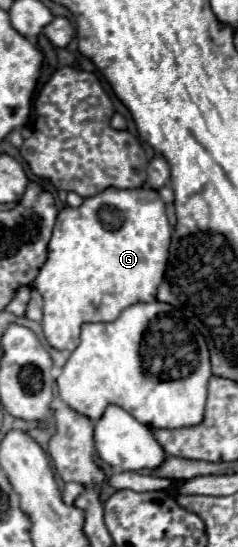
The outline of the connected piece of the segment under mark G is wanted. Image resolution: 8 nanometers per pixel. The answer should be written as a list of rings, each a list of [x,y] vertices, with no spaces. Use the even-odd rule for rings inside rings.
[[[148,187],[106,189],[84,199],[78,209],[62,209],[48,245],[48,261],[34,281],[44,299],[42,327],[48,343],[60,351],[74,351],[84,323],[110,323],[134,303],[156,301],[170,235],[164,201]]]

